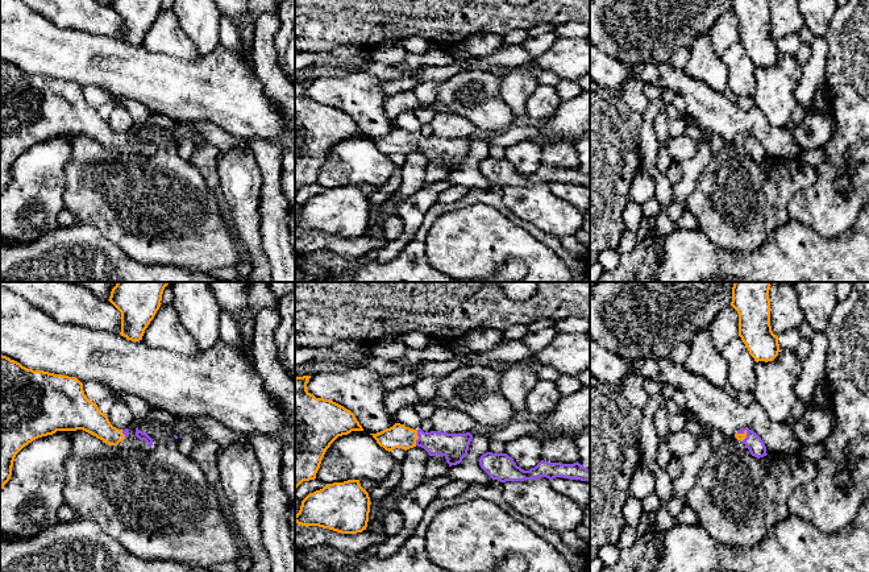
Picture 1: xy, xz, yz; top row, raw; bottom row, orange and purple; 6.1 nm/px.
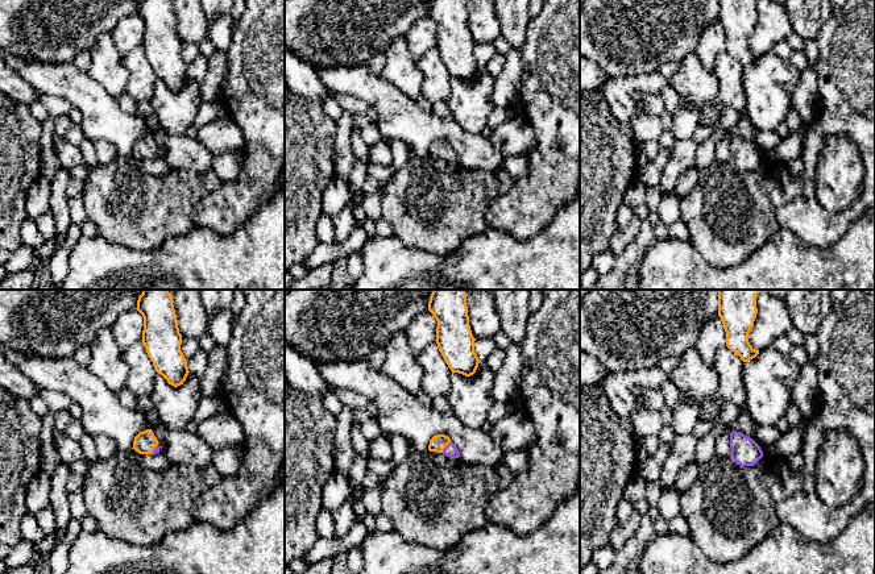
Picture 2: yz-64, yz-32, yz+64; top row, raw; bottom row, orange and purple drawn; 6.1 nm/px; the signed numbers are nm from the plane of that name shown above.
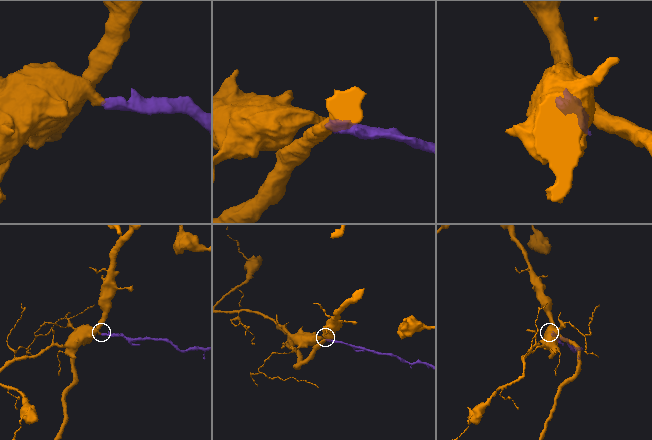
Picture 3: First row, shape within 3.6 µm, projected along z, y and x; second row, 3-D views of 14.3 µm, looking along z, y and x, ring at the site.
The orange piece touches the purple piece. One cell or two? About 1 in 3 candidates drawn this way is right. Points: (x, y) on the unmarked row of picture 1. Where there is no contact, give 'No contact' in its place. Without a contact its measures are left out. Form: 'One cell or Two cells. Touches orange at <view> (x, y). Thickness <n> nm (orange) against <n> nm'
One cell. Touches orange at xz (418, 142). Thickness 140 nm (orange) against 170 nm

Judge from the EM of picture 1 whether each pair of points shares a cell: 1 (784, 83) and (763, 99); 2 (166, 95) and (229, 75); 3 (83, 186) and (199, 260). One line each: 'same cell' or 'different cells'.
1: same cell
2: same cell
3: same cell

